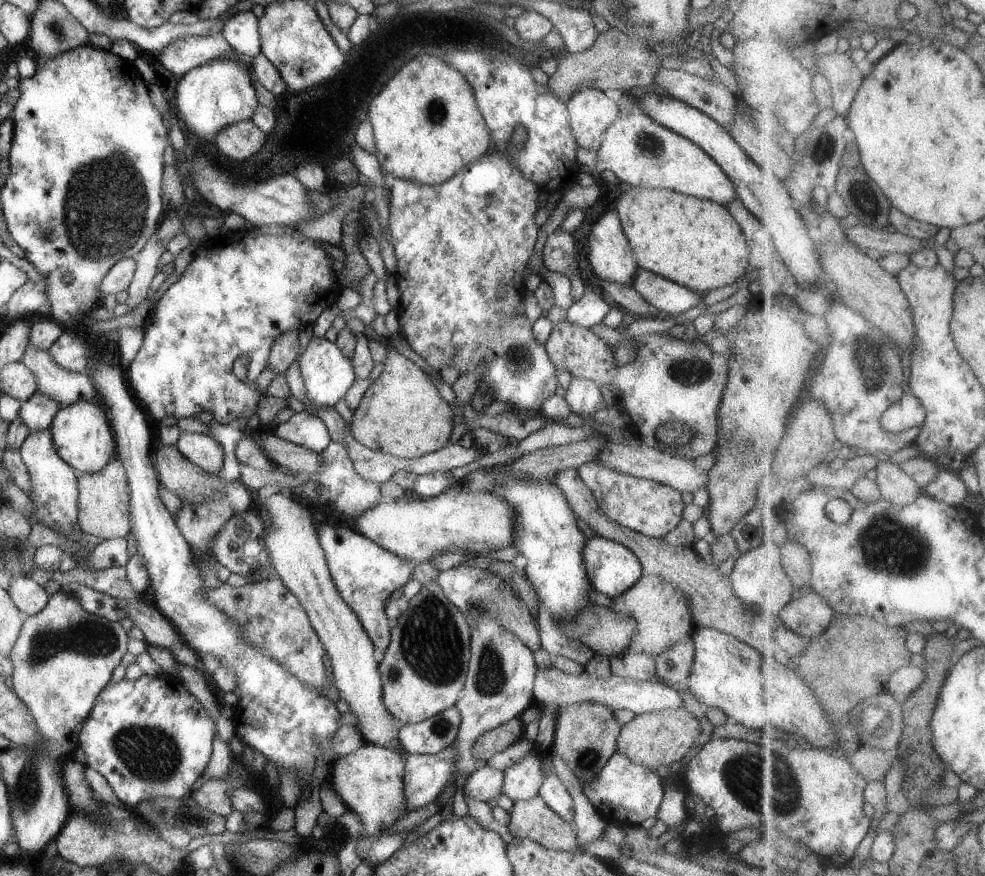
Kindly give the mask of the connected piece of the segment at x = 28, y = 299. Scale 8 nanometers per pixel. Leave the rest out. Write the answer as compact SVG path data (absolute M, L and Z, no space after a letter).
M28 279L10 297L4 318L8 319L10 324L17 320L29 319L33 312L46 302L48 297L42 284L36 284Z

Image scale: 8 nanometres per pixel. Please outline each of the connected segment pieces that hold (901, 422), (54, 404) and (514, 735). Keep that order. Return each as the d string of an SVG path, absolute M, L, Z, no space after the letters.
M908 391L905 397L892 405L882 417L883 426L893 433L902 433L914 427L923 427L929 417L921 398Z
M35 391L27 401L22 403L18 415L31 432L34 432L49 429L60 408L61 404L55 398Z
M519 717L511 718L508 722L479 736L473 744L474 755L485 763L496 753L506 750L522 738L524 730L525 725Z

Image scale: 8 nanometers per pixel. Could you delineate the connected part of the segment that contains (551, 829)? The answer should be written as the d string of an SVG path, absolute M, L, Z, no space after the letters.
M538 794L527 801L518 801L513 804L510 813L510 823L507 825L514 839L530 839L542 846L554 850L565 850L570 852L583 851L578 847L574 824L558 816Z

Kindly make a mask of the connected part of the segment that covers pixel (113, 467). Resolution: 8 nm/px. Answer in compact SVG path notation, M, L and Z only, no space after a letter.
M115 456L98 473L78 475L78 525L85 535L102 539L126 538L131 530L129 503L131 500L127 473L123 463Z

